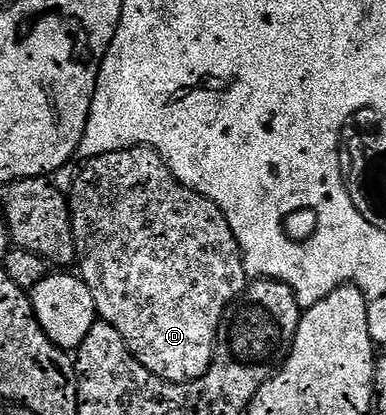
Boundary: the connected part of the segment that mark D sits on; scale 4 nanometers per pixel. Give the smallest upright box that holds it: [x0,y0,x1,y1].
[69,146,248,382]

